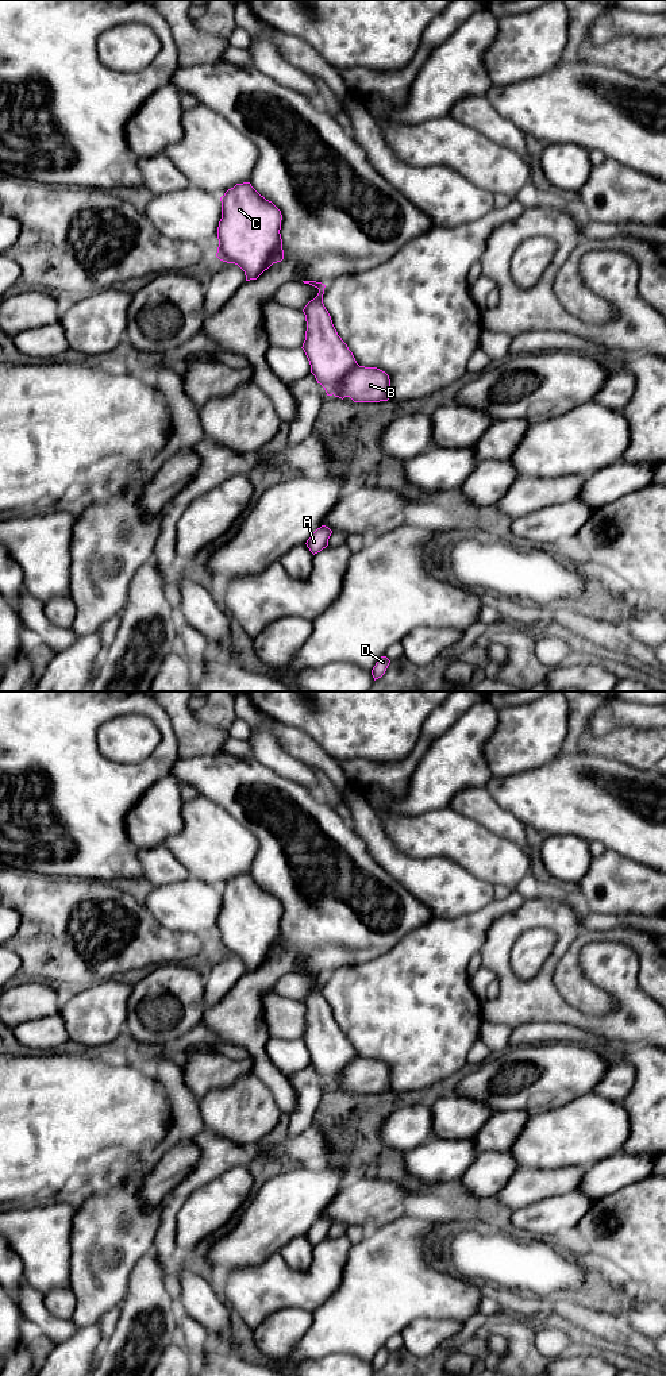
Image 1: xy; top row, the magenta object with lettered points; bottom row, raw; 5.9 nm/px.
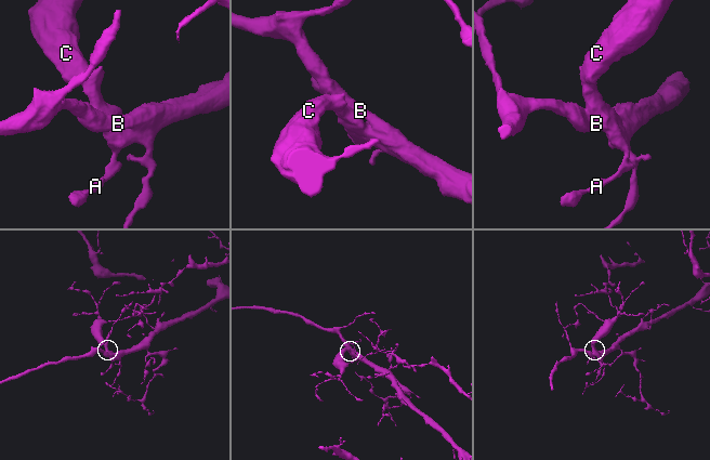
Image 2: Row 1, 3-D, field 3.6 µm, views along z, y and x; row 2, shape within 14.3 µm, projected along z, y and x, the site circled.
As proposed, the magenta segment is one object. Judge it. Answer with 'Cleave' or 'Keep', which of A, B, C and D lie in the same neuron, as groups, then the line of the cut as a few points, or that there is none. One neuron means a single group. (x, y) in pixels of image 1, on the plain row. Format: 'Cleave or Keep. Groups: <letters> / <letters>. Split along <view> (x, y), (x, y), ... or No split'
Keep. Groups: A B C D. No split

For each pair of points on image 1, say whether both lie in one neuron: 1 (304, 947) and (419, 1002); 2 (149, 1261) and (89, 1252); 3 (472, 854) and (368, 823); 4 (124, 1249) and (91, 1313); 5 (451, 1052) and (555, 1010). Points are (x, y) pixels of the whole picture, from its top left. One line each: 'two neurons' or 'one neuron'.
1: two neurons
2: two neurons
3: two neurons
4: one neuron
5: two neurons

